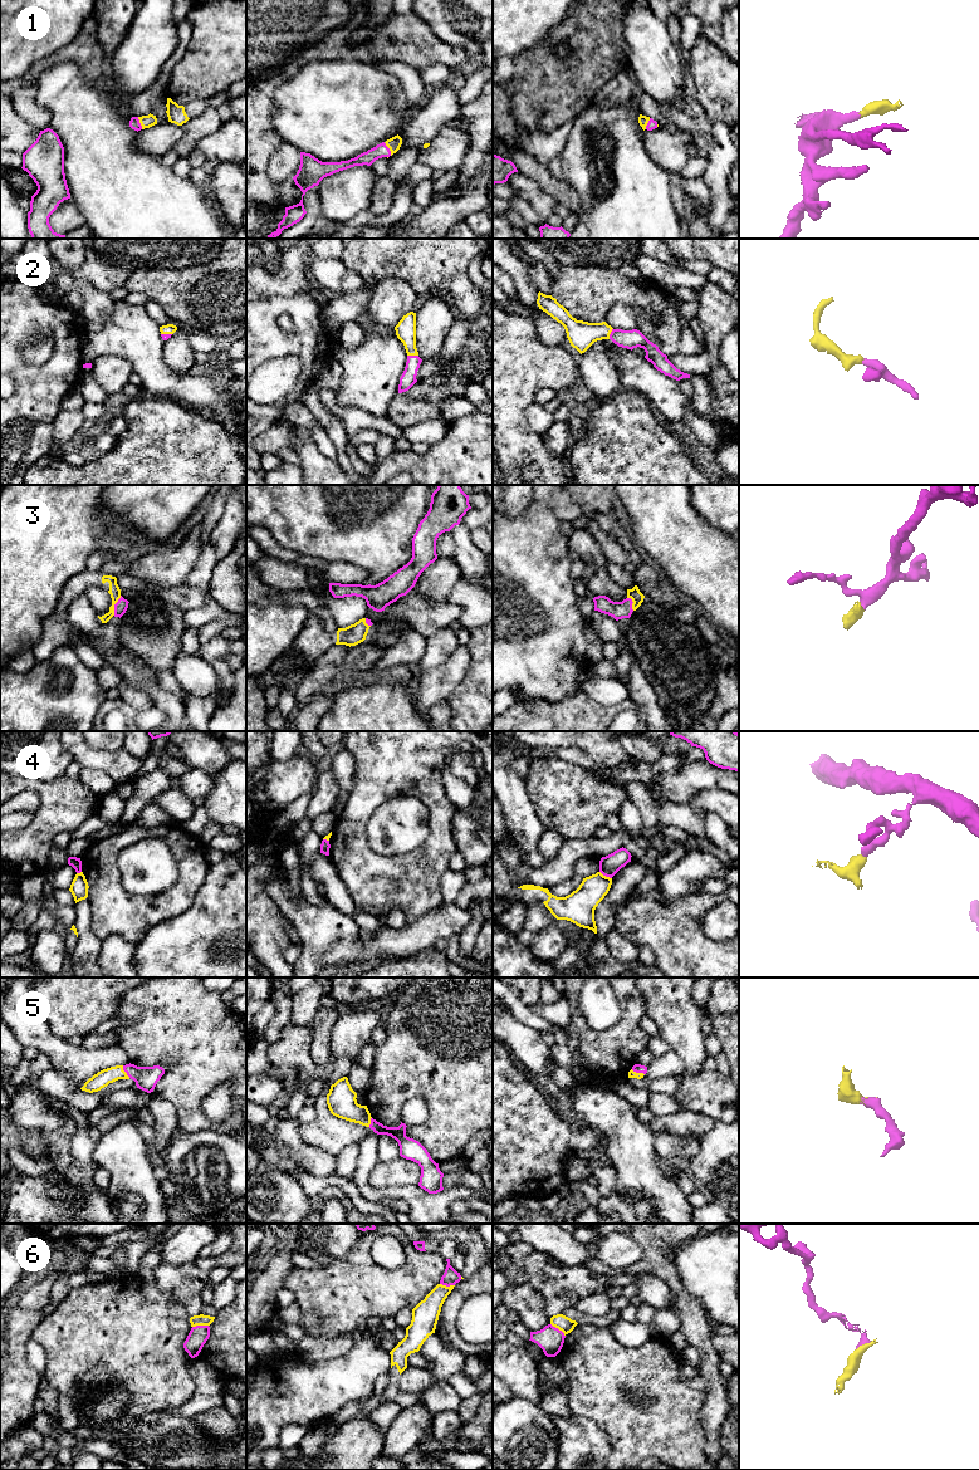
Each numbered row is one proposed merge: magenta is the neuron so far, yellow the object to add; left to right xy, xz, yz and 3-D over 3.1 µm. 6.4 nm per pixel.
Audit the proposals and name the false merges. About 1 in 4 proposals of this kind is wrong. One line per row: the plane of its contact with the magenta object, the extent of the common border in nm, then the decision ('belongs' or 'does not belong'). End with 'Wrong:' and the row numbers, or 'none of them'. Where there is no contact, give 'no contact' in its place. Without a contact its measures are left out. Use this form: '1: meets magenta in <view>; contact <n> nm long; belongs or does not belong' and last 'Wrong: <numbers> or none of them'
1: meets magenta in xz; contact 100 nm long; belongs
2: meets magenta in xz; contact 70 nm long; belongs
3: meets magenta in xy; contact 140 nm long; belongs
4: meets magenta in yz; contact 90 nm long; does not belong
5: meets magenta in yz; contact 90 nm long; belongs
6: meets magenta in xy; contact 110 nm long; does not belong
Wrong: 4, 6

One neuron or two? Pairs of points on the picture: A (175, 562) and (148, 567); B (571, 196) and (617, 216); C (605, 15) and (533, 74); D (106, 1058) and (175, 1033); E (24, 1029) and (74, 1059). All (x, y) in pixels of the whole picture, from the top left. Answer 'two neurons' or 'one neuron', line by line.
A: one neuron
B: two neurons
C: one neuron
D: two neurons
E: one neuron

